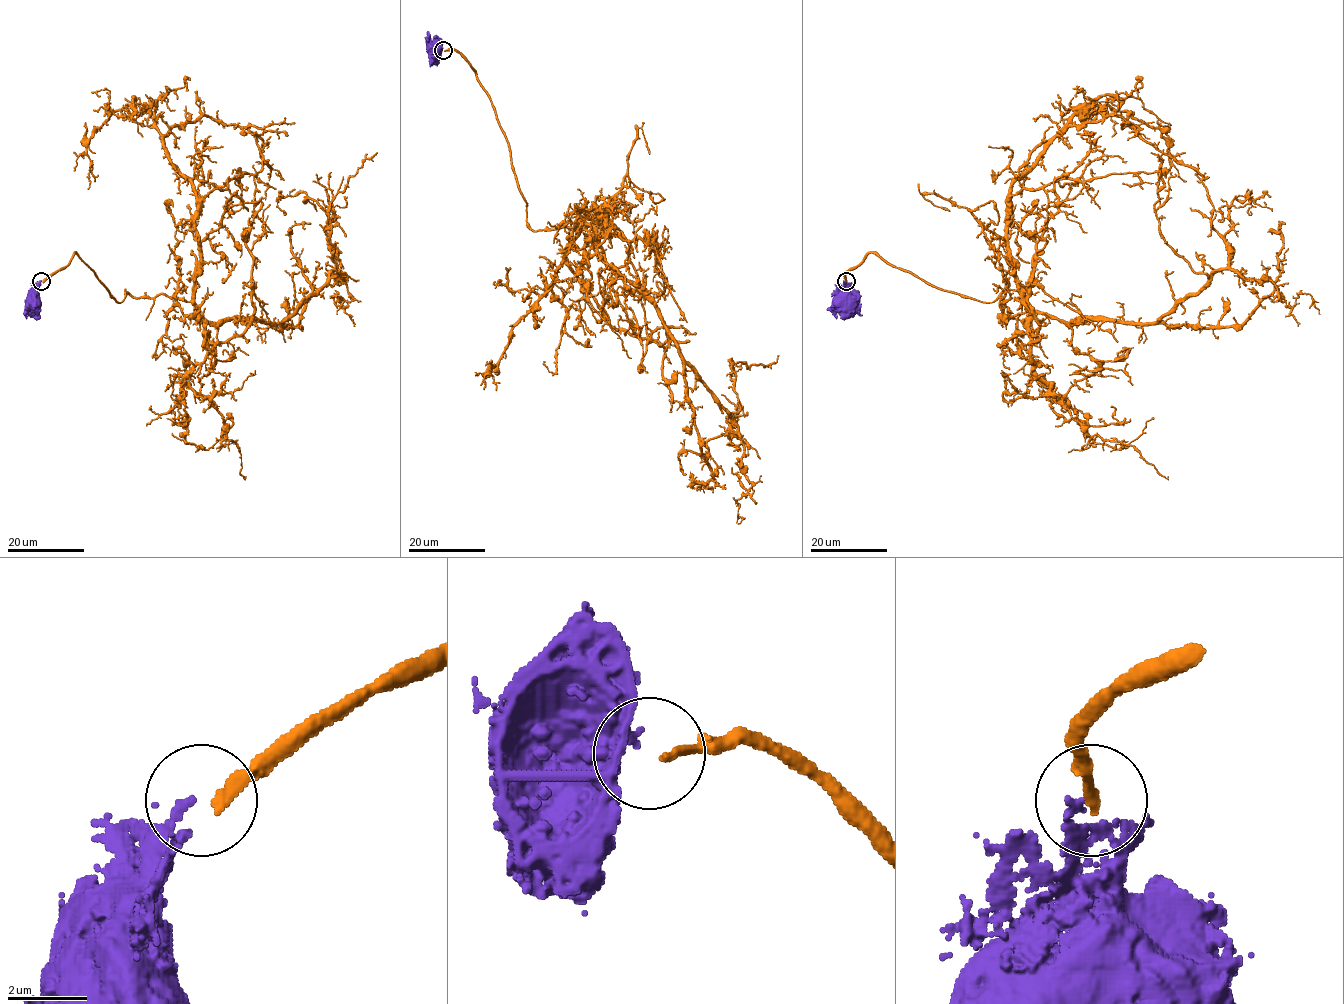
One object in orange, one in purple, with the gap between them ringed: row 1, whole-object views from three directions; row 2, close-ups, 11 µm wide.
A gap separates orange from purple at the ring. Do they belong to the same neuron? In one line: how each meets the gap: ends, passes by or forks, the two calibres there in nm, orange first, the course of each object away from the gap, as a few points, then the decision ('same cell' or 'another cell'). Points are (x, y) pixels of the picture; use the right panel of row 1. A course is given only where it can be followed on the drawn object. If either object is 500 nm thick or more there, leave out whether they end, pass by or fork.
orange ends there; purple ends there; 300 nm thick on the orange side, 220 nm on the other; orange runs (846, 281), (875, 252), (981, 301), (1156, 322), (1228, 265), (1234, 199), (1250, 211); purple runs (845, 281), (843, 302); same cell

